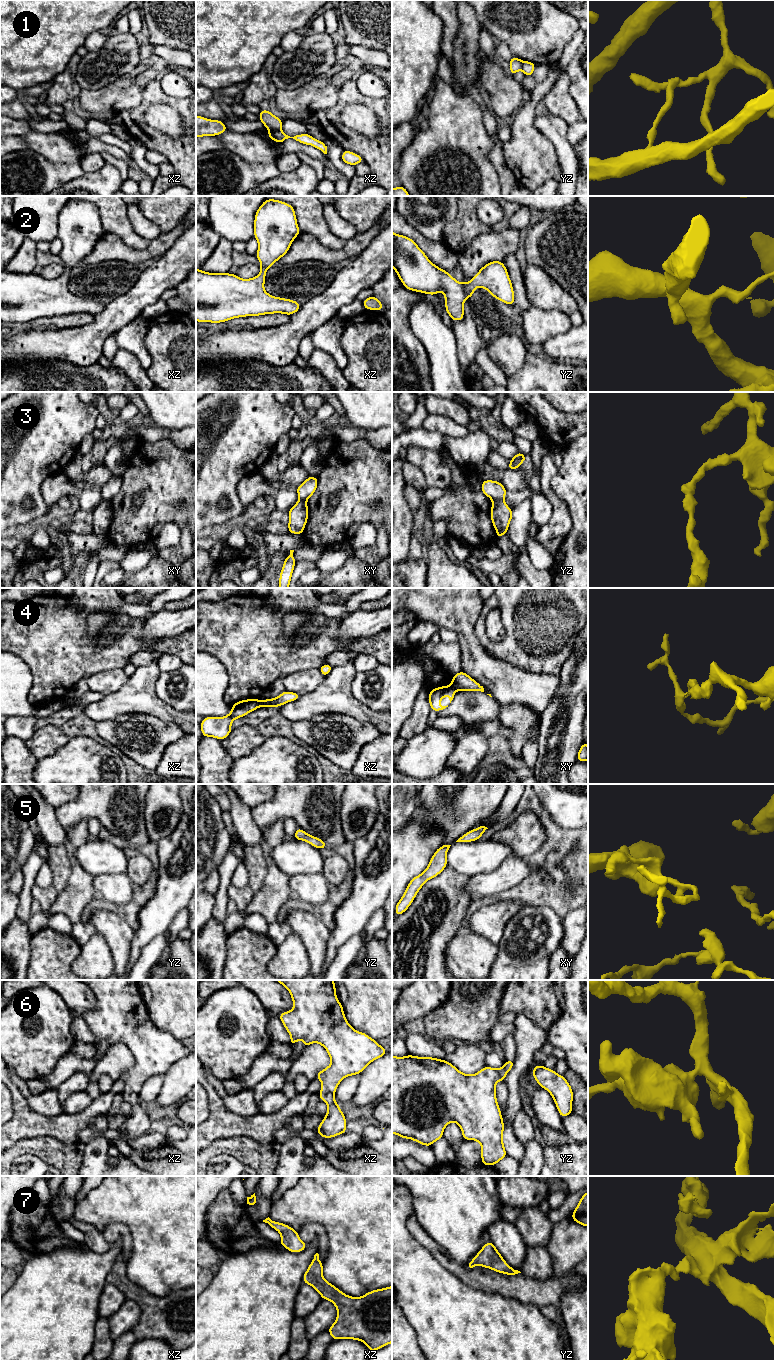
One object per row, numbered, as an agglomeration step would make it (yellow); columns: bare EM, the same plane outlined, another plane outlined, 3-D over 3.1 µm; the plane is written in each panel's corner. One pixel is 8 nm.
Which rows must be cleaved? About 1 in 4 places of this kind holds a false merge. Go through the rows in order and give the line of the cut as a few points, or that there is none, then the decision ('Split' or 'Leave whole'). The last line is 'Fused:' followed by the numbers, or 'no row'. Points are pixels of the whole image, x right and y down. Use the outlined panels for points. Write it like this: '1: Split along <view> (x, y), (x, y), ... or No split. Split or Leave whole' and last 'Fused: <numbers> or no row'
1: Split along xz (270, 129), (280, 130). Split
2: No split. Leave whole
3: Split along yz (493, 499), (503, 500). Split
4: Split along xz (257, 699), (259, 706). Split
5: No split. Leave whole
6: No split. Leave whole
7: No split. Leave whole
Fused: 1, 3, 4

